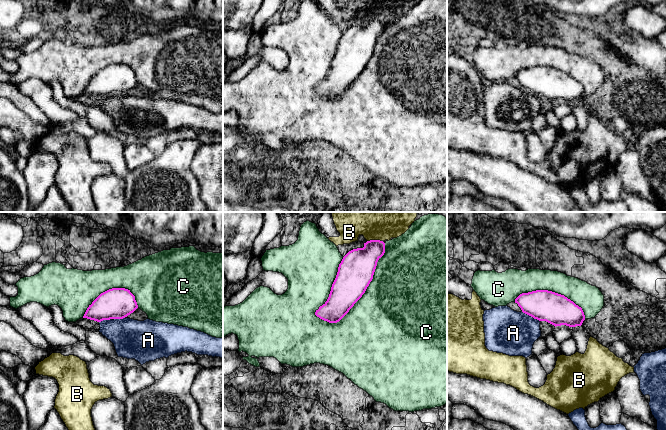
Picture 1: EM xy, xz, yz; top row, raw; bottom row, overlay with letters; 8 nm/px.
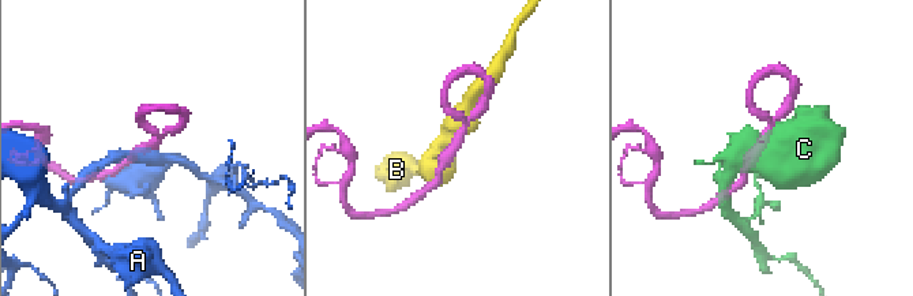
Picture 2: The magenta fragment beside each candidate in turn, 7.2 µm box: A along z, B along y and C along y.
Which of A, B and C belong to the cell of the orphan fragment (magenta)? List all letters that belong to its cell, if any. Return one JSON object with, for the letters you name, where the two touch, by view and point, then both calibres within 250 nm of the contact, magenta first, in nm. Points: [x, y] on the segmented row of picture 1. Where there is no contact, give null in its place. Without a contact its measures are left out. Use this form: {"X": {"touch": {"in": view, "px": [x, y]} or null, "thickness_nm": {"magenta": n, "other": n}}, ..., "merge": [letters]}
{"C": {"touch": {"in": "xz", "px": [364, 292]}, "thickness_nm": {"magenta": 280, "other": 500}}, "merge": ["C"]}

